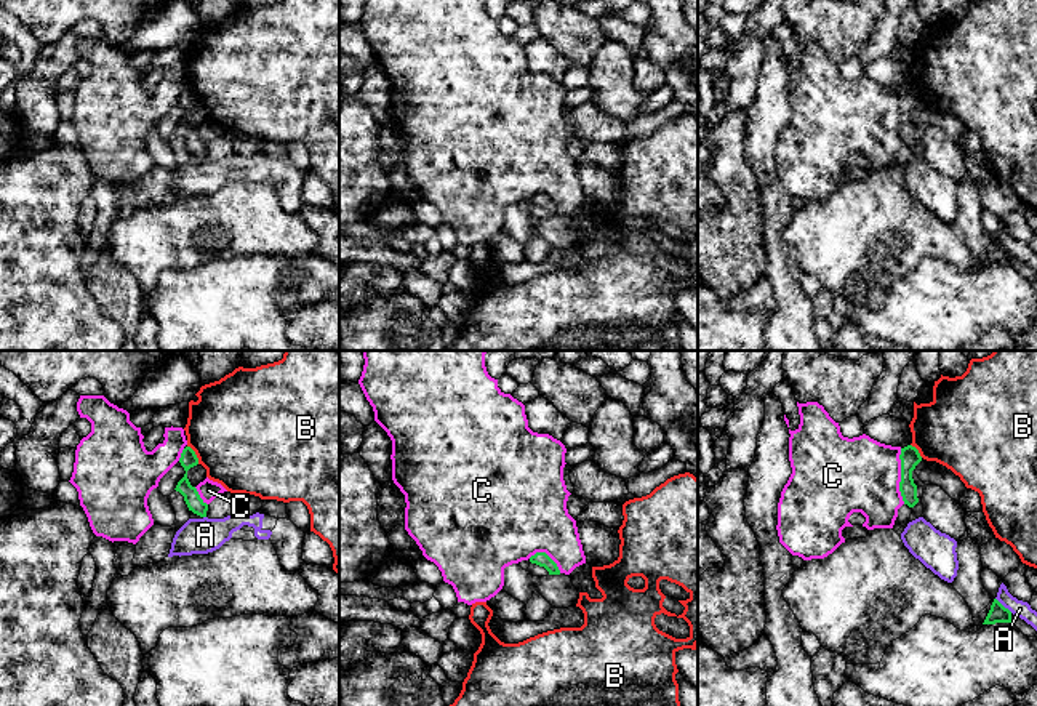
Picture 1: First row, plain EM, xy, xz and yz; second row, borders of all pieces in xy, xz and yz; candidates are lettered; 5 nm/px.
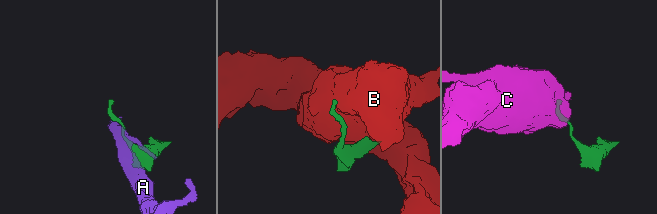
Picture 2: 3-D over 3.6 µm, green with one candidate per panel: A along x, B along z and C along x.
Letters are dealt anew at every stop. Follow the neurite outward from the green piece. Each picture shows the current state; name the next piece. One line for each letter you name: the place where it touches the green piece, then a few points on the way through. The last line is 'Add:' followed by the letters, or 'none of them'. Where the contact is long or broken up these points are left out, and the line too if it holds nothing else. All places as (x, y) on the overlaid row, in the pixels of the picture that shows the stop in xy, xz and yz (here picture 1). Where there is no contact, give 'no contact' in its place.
Add: none of them

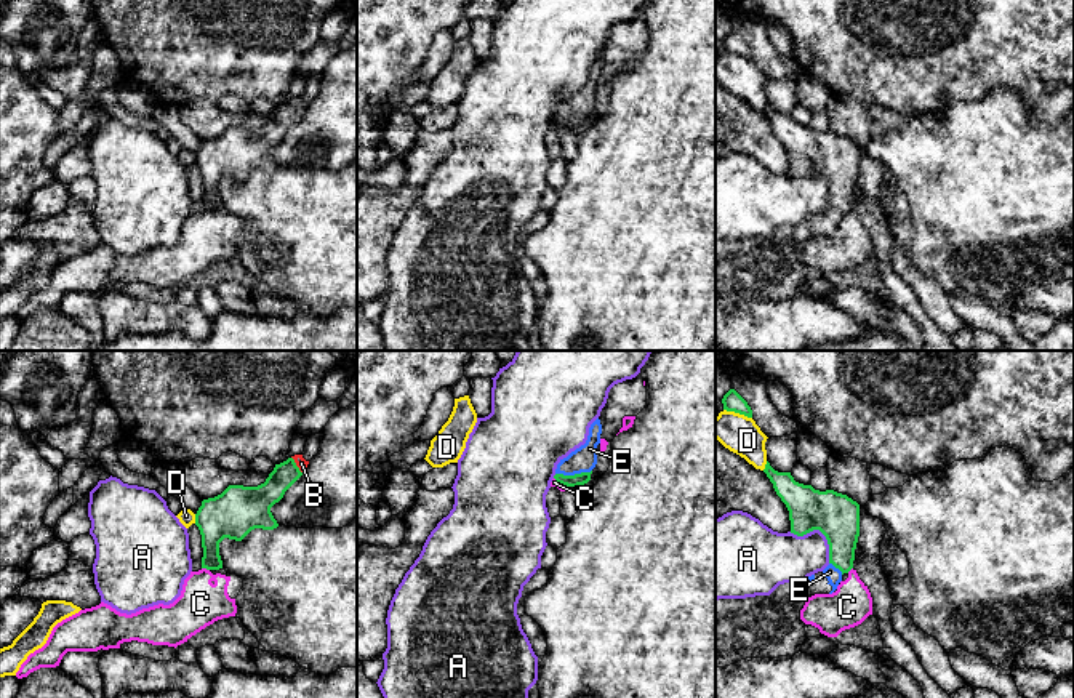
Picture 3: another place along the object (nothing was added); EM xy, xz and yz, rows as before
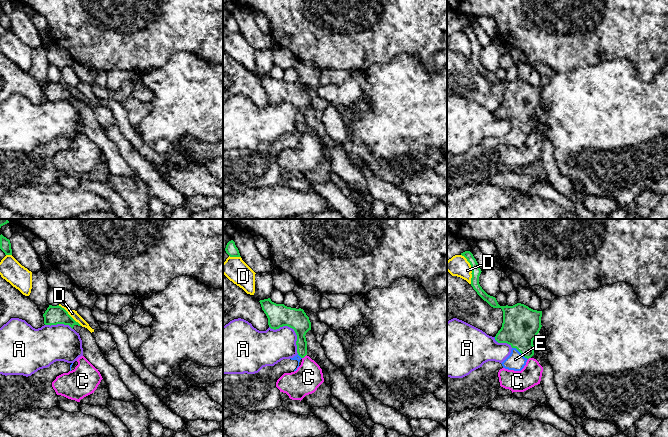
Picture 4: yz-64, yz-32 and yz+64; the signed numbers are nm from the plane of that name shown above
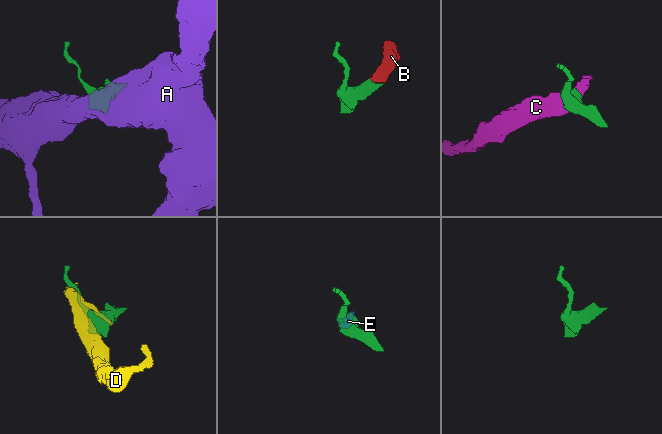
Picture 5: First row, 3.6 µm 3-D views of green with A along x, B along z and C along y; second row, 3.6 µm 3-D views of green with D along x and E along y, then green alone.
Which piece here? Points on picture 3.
B: contact xy (295, 465); way xy (260, 500), (295, 465), (301, 463)
E: contact xz (575, 474); way xz (578, 479), (575, 474), (577, 466), (585, 458)
Add: B, E

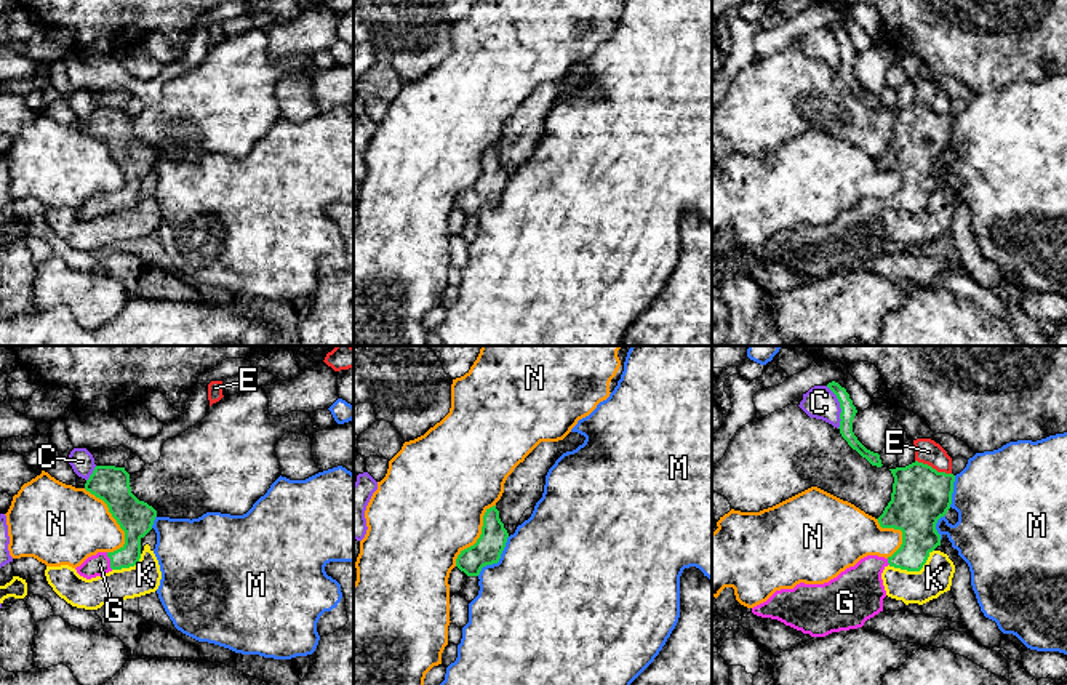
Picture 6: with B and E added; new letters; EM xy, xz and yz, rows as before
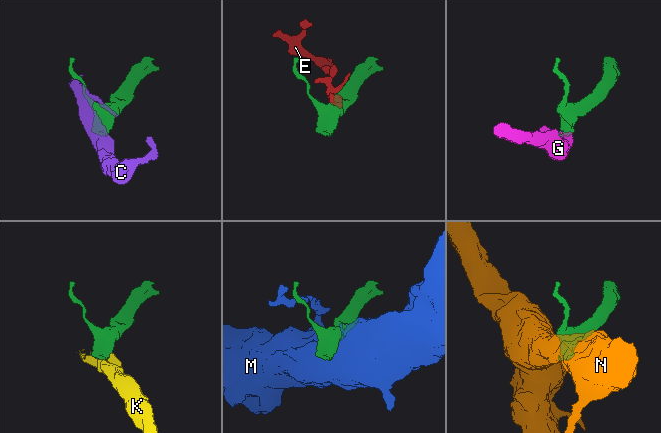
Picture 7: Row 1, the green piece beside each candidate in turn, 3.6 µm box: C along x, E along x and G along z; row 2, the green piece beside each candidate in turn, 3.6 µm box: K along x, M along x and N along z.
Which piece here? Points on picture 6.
G: contact xy (111, 560); way xy (135, 517), (133, 543), (111, 560), (99, 564)
Add: G

